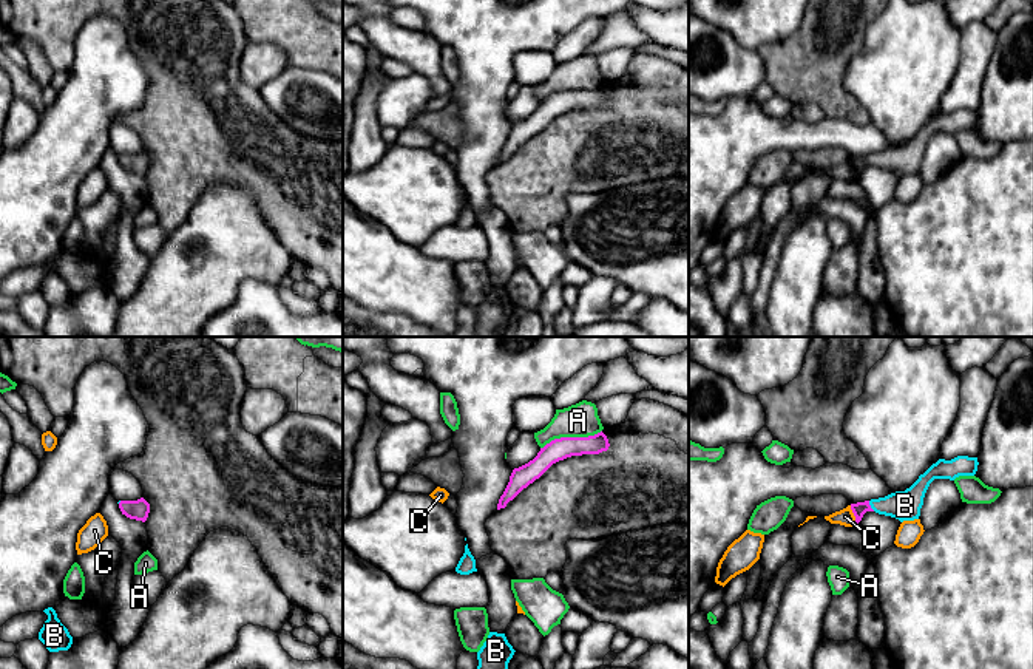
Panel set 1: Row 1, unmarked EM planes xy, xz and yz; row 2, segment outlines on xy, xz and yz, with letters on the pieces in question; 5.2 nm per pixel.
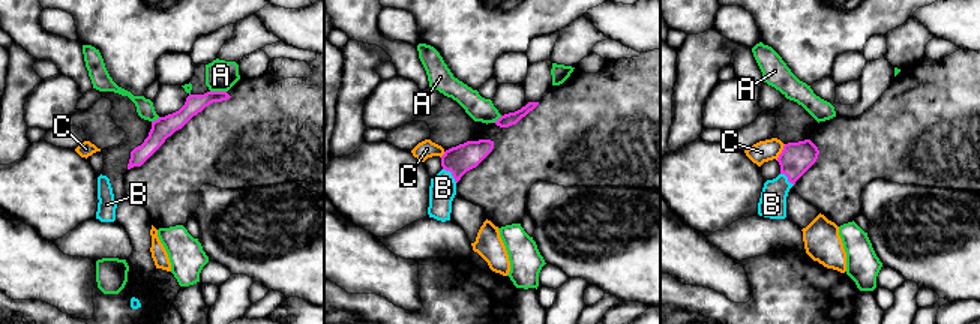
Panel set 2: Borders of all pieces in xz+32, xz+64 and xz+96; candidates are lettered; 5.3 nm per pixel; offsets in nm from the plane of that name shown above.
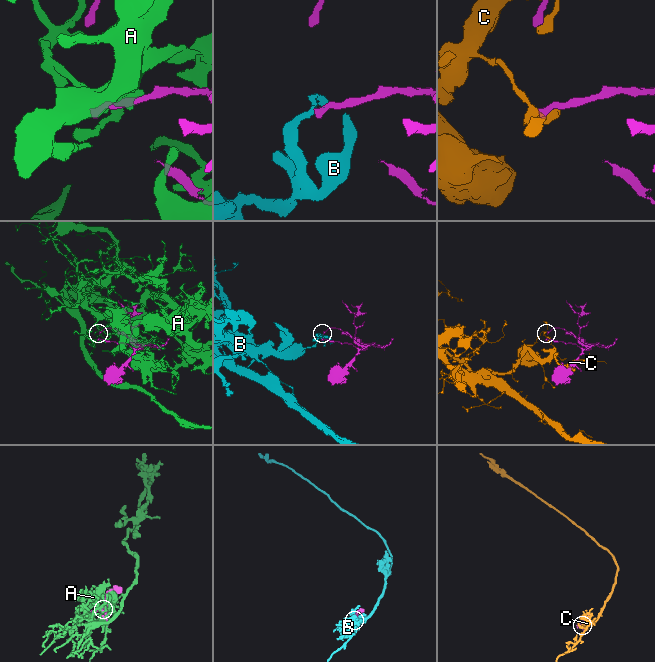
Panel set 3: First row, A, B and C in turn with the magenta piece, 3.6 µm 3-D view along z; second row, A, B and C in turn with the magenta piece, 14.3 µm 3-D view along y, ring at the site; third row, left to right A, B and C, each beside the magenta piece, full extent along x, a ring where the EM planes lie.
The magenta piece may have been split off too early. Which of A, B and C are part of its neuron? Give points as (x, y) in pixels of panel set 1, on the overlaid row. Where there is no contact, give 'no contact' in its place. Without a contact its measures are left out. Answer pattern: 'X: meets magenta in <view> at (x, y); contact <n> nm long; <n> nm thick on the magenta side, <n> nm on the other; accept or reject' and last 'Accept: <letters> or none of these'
A: meets magenta in xz at (570, 438); contact 340 nm long; 110 nm thick on the magenta side, 180 nm on the other; reject
B: meets magenta in yz at (870, 505); contact 70 nm long; 70 nm thick on the magenta side, 160 nm on the other; reject
C: meets magenta in yz at (854, 515); contact 120 nm long; 70 nm thick on the magenta side, 90 nm on the other; reject
Accept: none of these

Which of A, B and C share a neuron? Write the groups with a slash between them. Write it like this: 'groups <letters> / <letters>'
groups A / B / C

